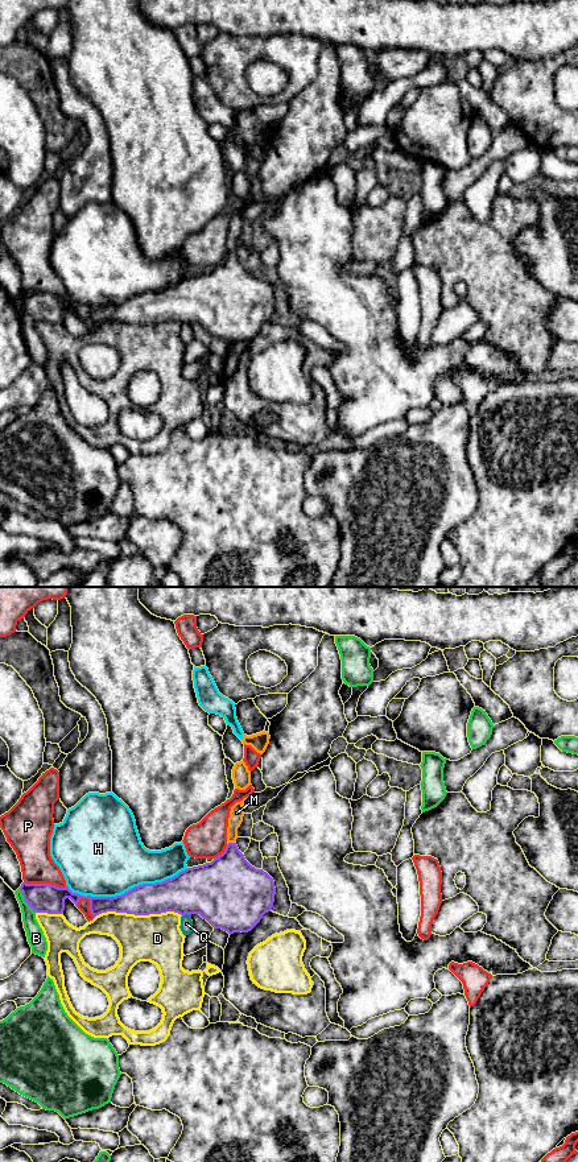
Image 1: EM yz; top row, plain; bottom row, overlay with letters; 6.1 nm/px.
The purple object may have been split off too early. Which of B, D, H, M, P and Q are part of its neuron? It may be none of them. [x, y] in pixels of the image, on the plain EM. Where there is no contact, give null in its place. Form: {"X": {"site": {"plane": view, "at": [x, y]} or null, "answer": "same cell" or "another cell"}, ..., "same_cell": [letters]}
{"B": {"site": {"plane": "yz", "at": [24, 307]}, "answer": "another cell"}, "D": {"site": {"plane": "yz", "at": [137, 323]}, "answer": "another cell"}, "H": {"site": {"plane": "yz", "at": [128, 300]}, "answer": "another cell"}, "M": {"site": {"plane": "yz", "at": [231, 252]}, "answer": "same cell"}, "P": {"site": {"plane": "yz", "at": [45, 293]}, "answer": "another cell"}, "Q": {"site": {"plane": "yz", "at": [186, 322]}, "answer": "another cell"}, "same_cell": ["M"]}

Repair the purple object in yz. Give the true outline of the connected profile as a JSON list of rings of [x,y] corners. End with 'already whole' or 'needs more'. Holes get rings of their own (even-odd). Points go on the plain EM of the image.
[[[247,207],[236,211],[231,216],[227,236],[228,253],[224,261],[215,266],[211,272],[187,277],[162,291],[143,293],[116,306],[84,306],[78,302],[73,302],[67,294],[65,297],[58,297],[51,293],[22,291],[18,298],[22,301],[25,311],[36,322],[63,323],[66,307],[70,307],[77,317],[80,307],[88,307],[90,319],[94,327],[107,321],[135,324],[174,321],[181,324],[199,323],[214,338],[222,338],[230,344],[240,340],[248,342],[260,331],[265,322],[272,319],[276,297],[273,288],[263,278],[252,276],[235,252],[238,248],[238,237],[240,236],[244,226],[243,215],[245,208]]]; needs more

